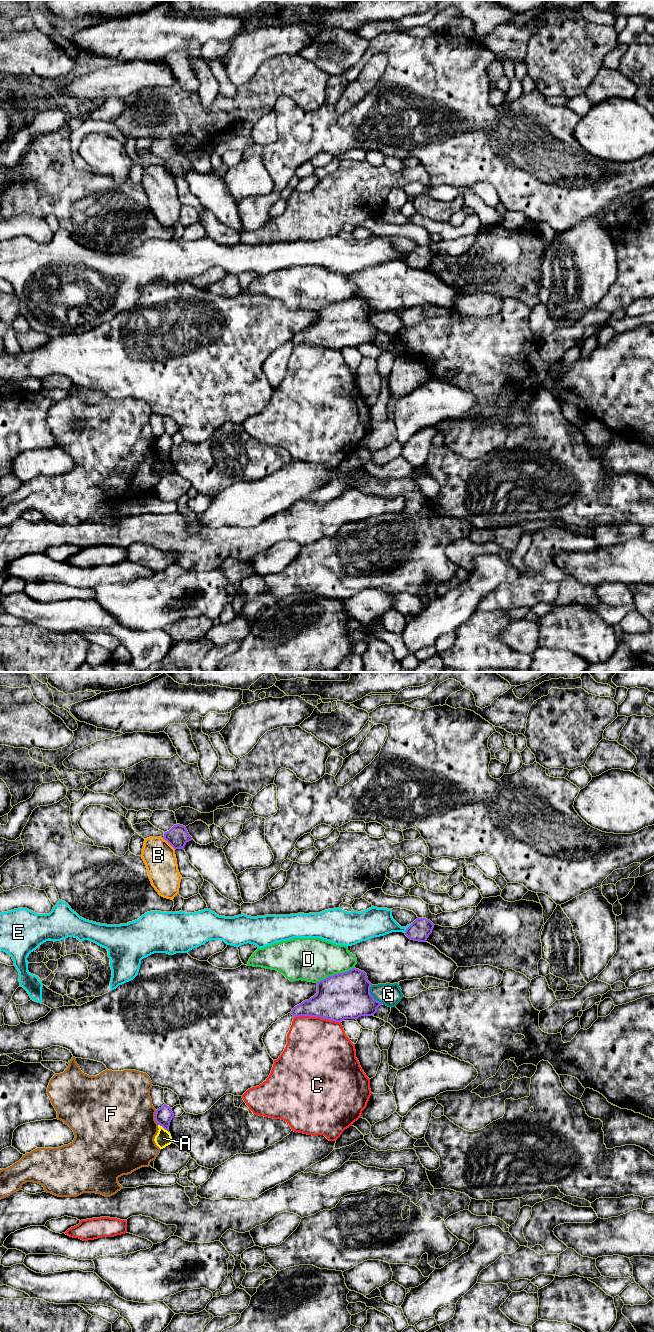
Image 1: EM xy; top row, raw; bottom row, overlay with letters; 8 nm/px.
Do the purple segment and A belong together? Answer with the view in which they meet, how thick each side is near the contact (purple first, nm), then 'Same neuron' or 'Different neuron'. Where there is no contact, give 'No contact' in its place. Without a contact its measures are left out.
Touches purple in xy. Thickness 140 nm (purple) against 130 nm. Different neuron

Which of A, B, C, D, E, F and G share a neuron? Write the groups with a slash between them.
A / B / C / D / E / F / G

